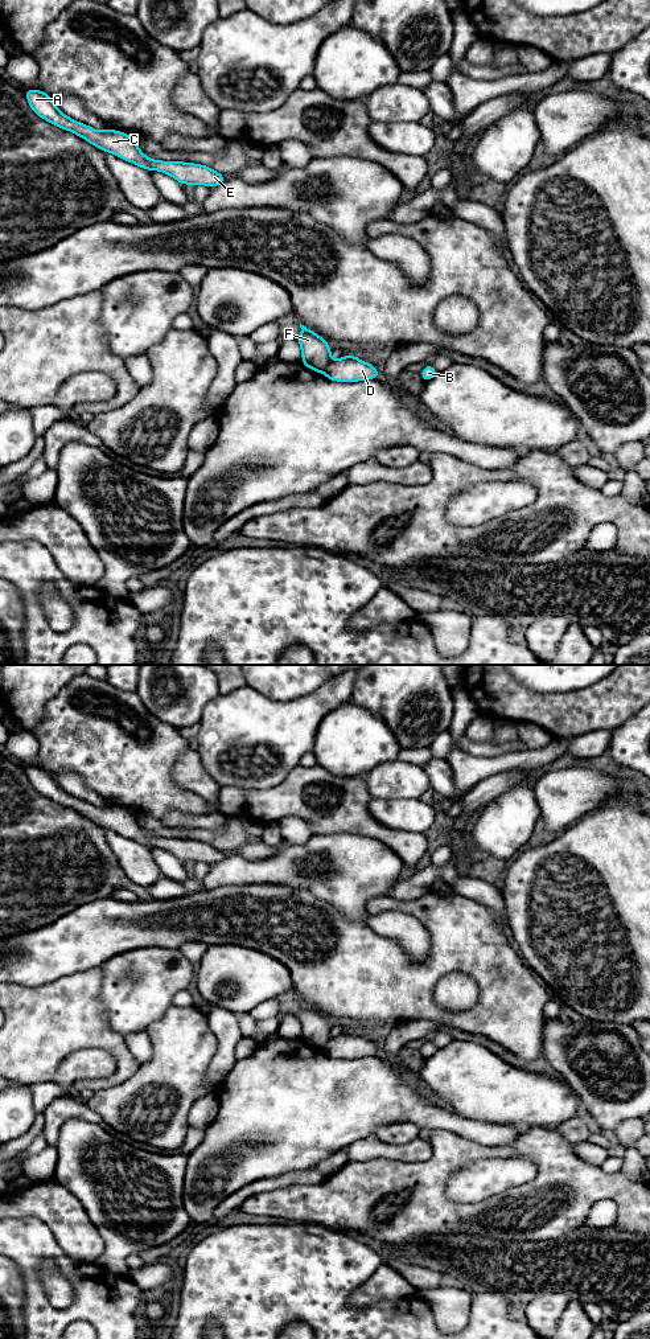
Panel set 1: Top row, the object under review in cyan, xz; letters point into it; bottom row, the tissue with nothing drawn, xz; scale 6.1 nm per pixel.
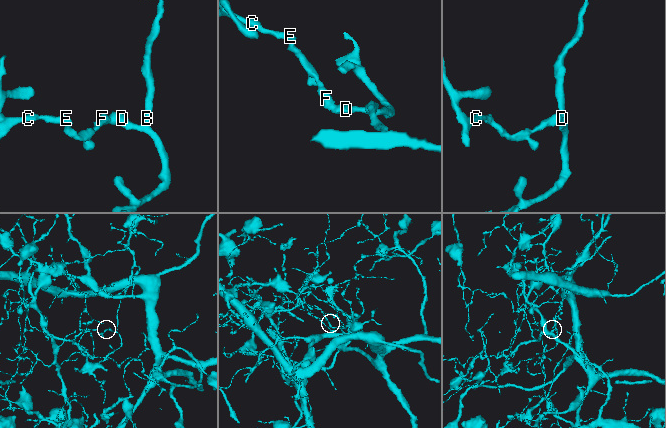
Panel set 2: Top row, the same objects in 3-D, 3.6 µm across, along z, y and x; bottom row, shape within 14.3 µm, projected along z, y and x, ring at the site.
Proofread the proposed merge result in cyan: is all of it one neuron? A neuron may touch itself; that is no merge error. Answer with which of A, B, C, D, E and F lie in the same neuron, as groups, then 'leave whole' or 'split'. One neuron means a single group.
groups A C E F / B D; split

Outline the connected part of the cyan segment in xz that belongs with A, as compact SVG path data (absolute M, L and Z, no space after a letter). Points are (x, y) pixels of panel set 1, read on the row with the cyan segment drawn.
M28 89L24 91L24 94L29 102L30 110L40 118L59 128L74 132L79 137L102 149L104 153L111 152L115 156L149 172L164 172L176 178L182 185L202 184L211 189L227 180L223 174L206 165L182 161L152 160L139 149L137 141L132 136L114 130L96 131L90 126L66 116L55 107L52 96L41 90Z

